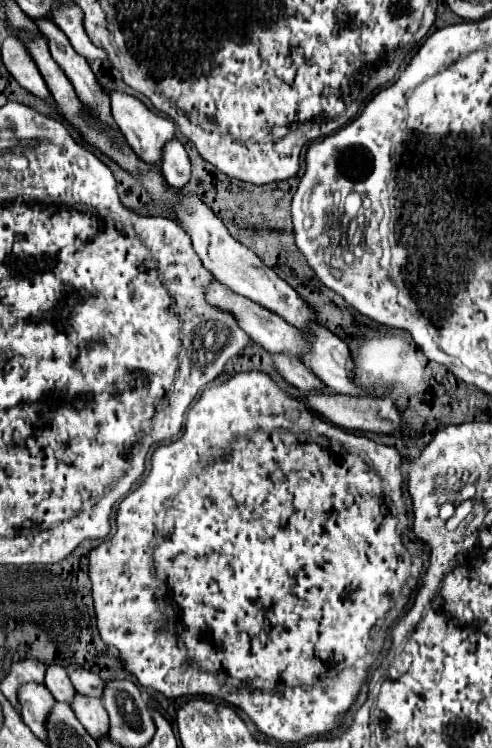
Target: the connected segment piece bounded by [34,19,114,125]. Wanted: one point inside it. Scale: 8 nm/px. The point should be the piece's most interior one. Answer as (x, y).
(77, 70)

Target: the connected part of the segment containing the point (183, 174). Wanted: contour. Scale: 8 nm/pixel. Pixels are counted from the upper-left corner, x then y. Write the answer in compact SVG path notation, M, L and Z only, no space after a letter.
M170 139L162 147L162 161L160 161L162 173L168 181L168 185L182 189L190 179L190 159L178 139Z

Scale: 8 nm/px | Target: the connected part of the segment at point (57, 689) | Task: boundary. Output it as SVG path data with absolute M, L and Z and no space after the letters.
M48 665L46 667L46 677L44 677L44 685L48 687L48 691L52 693L52 697L56 701L64 701L70 703L72 695L74 695L74 687L66 675L66 669L62 665Z

